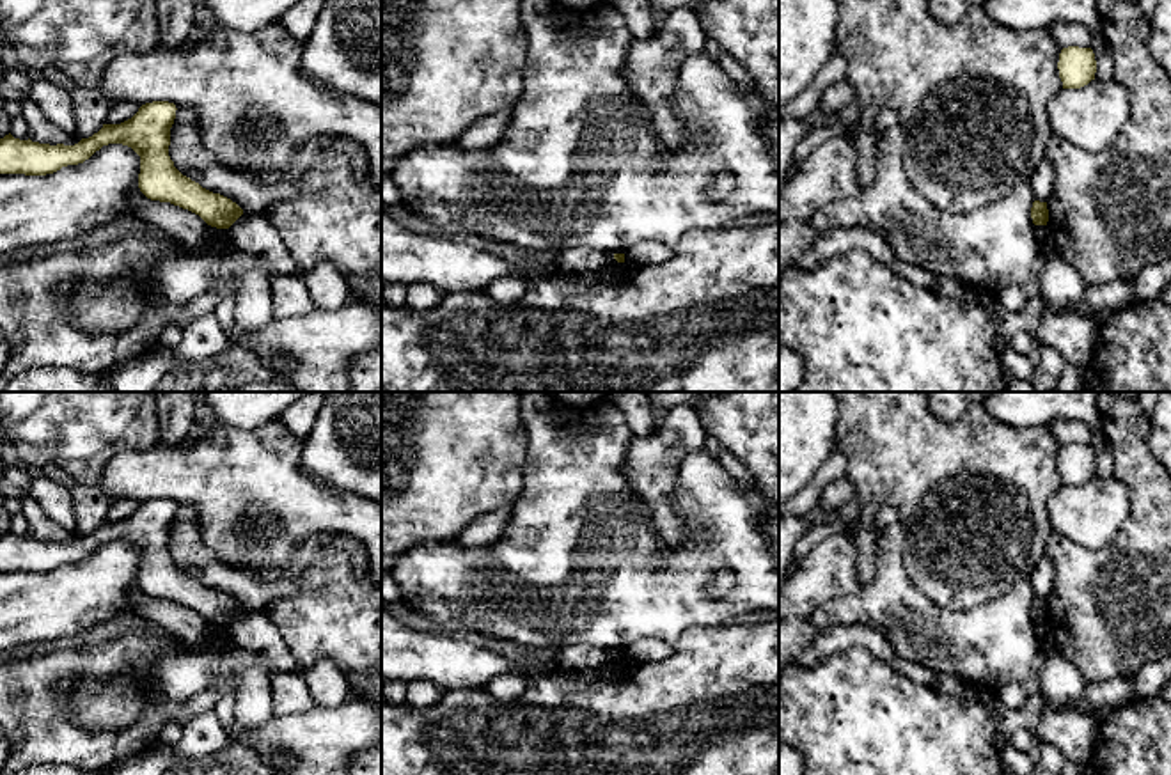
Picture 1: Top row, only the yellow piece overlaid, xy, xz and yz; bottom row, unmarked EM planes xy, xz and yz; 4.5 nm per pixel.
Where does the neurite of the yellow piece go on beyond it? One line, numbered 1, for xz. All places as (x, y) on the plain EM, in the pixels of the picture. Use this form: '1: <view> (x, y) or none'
1: none

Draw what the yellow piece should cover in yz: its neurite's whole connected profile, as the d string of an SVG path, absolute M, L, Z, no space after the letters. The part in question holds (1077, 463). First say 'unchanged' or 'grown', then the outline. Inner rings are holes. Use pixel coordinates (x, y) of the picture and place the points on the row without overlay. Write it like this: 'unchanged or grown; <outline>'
unchanged; M1068 443L1059 450L1059 475L1063 486L1081 486L1095 477L1096 458L1091 445Z

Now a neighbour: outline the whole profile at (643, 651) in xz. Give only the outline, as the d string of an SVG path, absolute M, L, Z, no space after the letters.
M637 640L625 649L625 660L632 663L664 661L672 654L672 651L674 646L662 640Z

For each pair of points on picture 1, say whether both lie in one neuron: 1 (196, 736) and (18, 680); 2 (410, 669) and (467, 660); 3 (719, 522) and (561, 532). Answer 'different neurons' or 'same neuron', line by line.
1: different neurons
2: same neuron
3: same neuron

